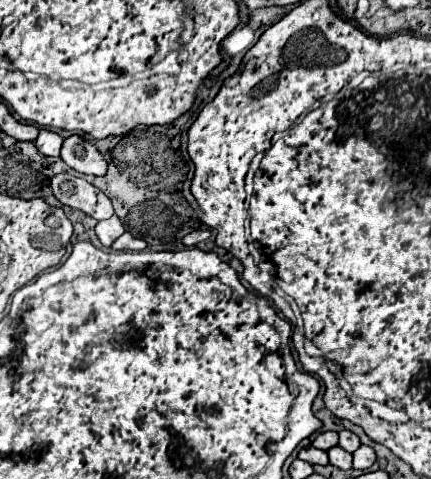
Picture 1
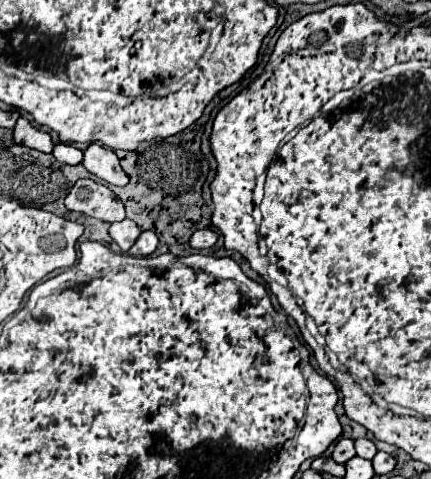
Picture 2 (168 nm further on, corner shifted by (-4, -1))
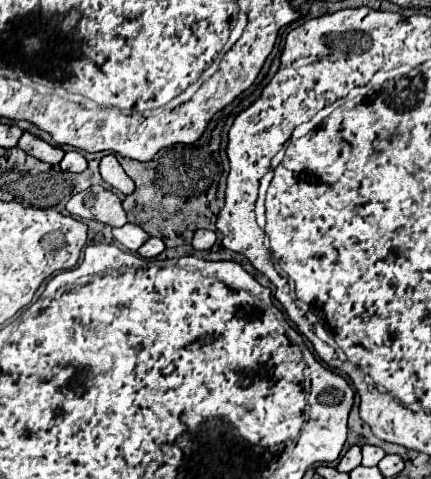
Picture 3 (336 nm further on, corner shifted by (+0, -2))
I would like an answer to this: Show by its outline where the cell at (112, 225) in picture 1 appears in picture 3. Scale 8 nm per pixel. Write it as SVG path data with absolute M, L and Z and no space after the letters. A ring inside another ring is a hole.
M125 224L125 226L119 226L119 228L113 228L113 238L117 242L121 242L127 250L131 252L137 252L137 248L141 244L145 244L145 240L149 238L147 232L135 224Z

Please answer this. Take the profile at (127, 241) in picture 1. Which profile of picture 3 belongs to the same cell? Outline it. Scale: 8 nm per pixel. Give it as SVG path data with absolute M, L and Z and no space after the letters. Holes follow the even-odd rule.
M149 238L149 240L147 240L147 242L137 250L137 254L143 256L143 258L153 258L153 256L161 254L163 248L165 248L163 240L159 240L159 238Z

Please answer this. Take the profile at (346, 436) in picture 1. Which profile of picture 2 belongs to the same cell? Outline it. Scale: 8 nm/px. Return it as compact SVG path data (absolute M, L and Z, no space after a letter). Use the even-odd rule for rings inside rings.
M357 439L355 449L357 449L357 455L363 459L373 459L377 455L377 447L369 439Z

